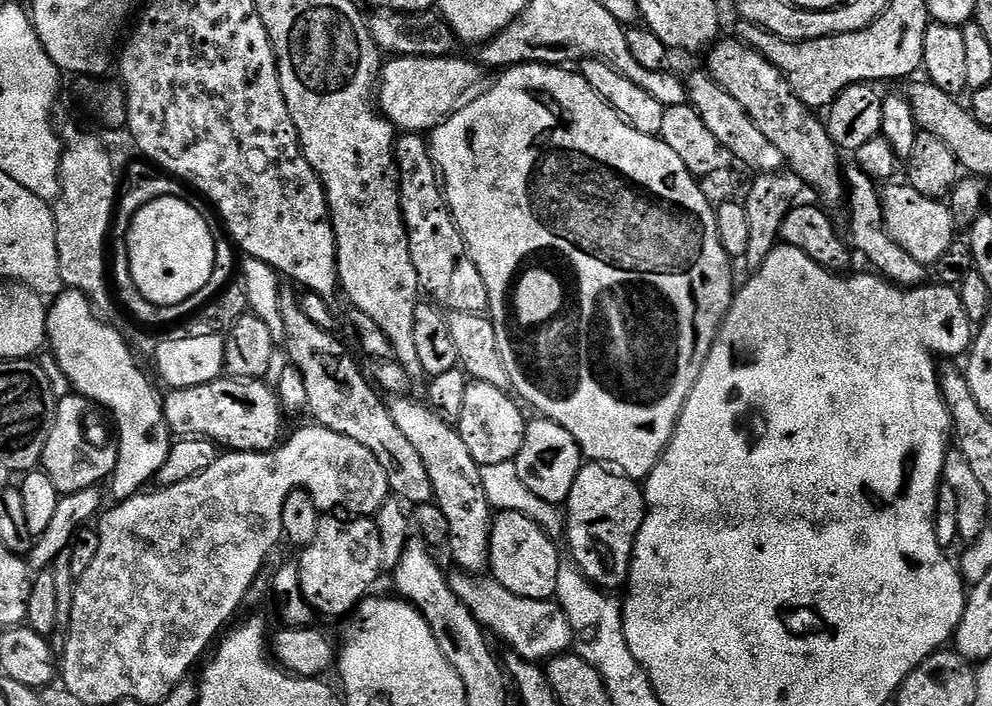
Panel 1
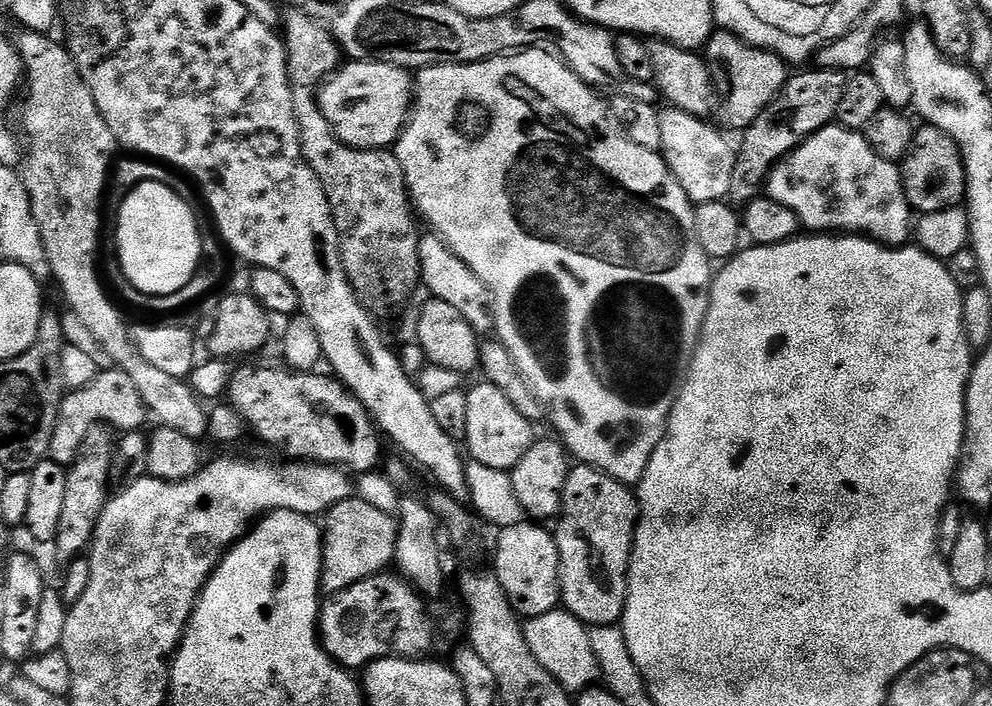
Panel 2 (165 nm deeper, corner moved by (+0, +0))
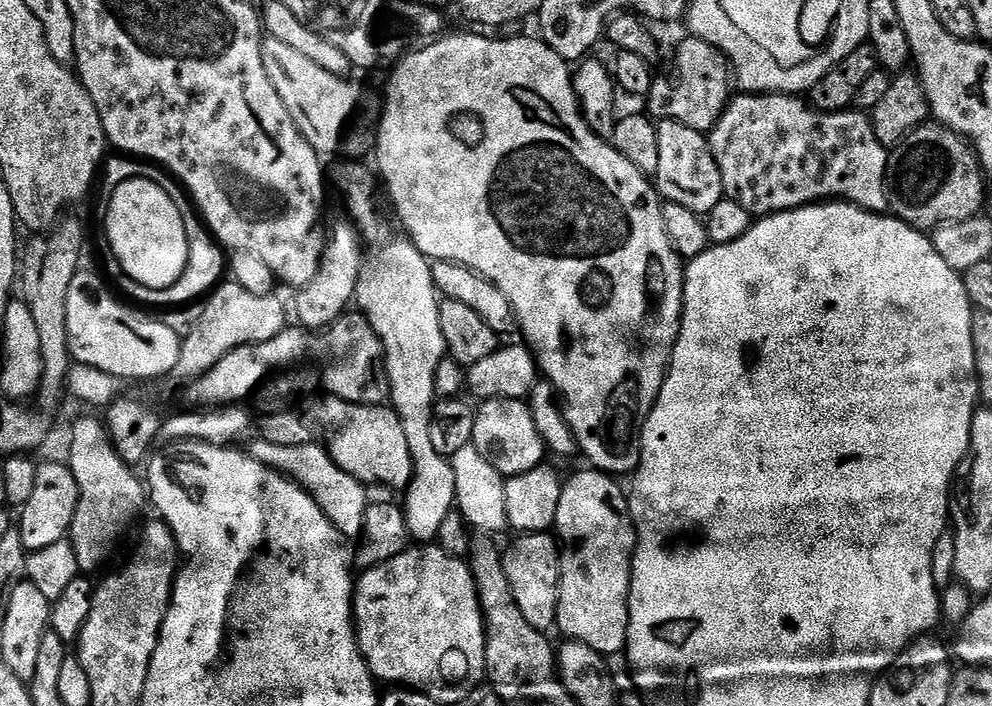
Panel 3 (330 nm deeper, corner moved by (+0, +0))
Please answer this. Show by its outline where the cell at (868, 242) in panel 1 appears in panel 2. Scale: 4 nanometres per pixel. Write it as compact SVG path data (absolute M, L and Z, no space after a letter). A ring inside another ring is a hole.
M836 122L815 132L809 140L802 141L773 168L768 176L766 196L794 210L801 225L812 234L859 234L890 248L907 245L914 236L914 209L908 205L904 193L901 169L874 151L863 131L841 128Z

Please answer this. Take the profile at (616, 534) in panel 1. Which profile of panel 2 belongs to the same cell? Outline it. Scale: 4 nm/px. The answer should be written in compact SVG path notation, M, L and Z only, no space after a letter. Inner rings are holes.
M577 463L569 471L568 477L566 478L566 486L564 487L564 507L560 509L558 517L558 523L560 525L554 528L554 535L556 545L558 546L558 554L560 555L560 599L567 612L574 614L574 618L578 618L583 624L589 626L616 626L621 623L624 607L626 606L626 598L628 597L628 563L632 557L632 543L636 537L637 519L638 500L629 485L620 483L620 481L612 476L601 472L599 468L591 468L588 464Z

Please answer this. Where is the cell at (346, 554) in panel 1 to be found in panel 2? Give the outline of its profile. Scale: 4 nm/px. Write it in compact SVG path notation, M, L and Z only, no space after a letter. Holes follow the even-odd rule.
M349 498L329 508L322 520L321 589L328 594L341 592L354 586L354 582L362 582L391 569L396 558L399 533L400 526L393 513L378 510L378 506L370 506L370 502L365 500Z

